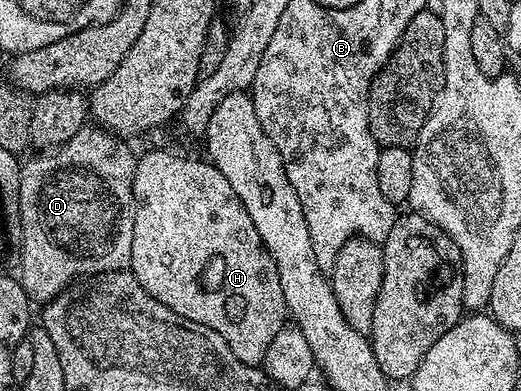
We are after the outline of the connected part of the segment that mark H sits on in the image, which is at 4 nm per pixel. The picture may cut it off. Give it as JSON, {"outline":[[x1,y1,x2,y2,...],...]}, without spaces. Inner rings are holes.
{"outline":[[153,150,150,154,140,155,137,158,137,170,133,173,131,260,128,269,136,276,139,284,146,292,157,299,159,304,167,304,171,308,171,312,186,317,187,320,194,321,197,324,207,325,208,328,213,328,215,332,225,336,232,352,235,352,235,356,245,365,260,367,265,361,265,353,271,344,271,340,275,340,275,336,286,325,285,297,283,296,277,265,273,262,269,250,263,244,251,216,247,216,247,208,243,208,239,196,235,196,235,188,231,188,231,184,227,184,227,176,223,176,223,172,219,172,219,168,208,160,196,162,193,158,180,158,179,155,172,154,169,150]]}

